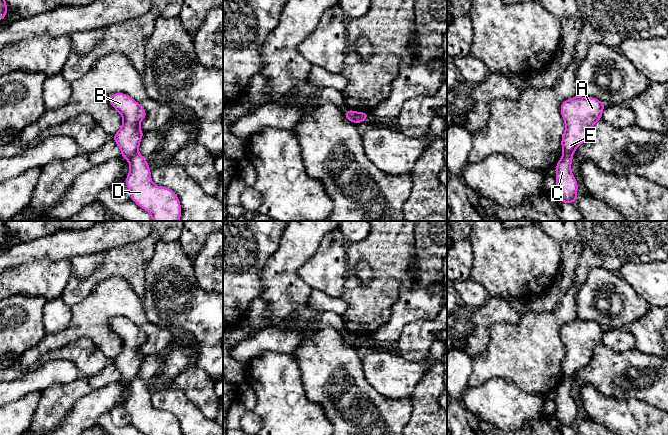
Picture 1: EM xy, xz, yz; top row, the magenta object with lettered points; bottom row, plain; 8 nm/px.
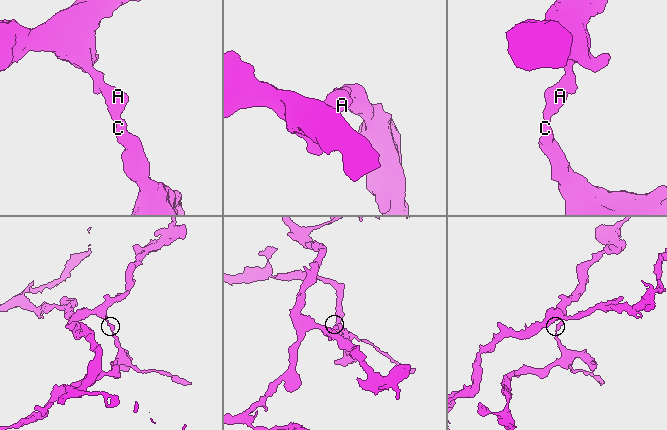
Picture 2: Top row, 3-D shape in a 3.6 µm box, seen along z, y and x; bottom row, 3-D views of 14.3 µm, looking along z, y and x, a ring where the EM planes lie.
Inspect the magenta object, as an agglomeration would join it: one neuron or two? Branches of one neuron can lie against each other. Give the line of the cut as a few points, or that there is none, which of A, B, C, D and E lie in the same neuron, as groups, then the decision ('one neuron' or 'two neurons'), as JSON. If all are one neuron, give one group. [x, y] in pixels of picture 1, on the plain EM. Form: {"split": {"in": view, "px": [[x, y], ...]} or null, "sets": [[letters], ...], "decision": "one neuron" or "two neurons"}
{"split": {"in": "xz", "px": [[357, 336], [358, 346]]}, "sets": [["A", "B", "E"], ["C", "D"]], "decision": "two neurons"}

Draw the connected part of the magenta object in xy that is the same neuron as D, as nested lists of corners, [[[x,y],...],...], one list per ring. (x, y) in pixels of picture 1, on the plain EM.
[[[137,377],[128,386],[130,395],[125,408],[134,427],[145,435],[182,435],[179,421],[172,413],[153,407],[145,380]]]

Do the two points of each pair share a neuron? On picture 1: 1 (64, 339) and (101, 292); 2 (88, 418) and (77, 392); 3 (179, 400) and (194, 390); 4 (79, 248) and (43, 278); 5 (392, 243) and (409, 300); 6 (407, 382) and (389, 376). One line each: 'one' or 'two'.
1: one
2: two
3: two
4: two
5: two
6: one

